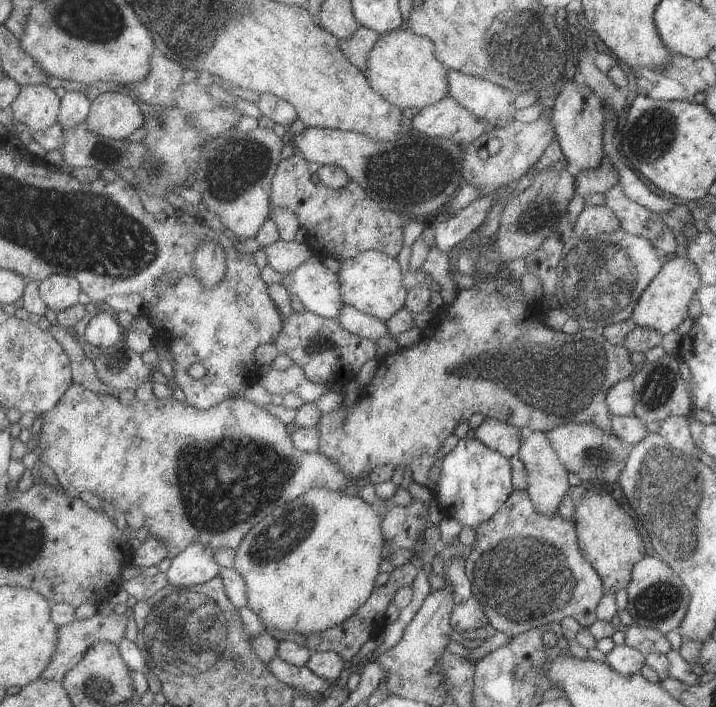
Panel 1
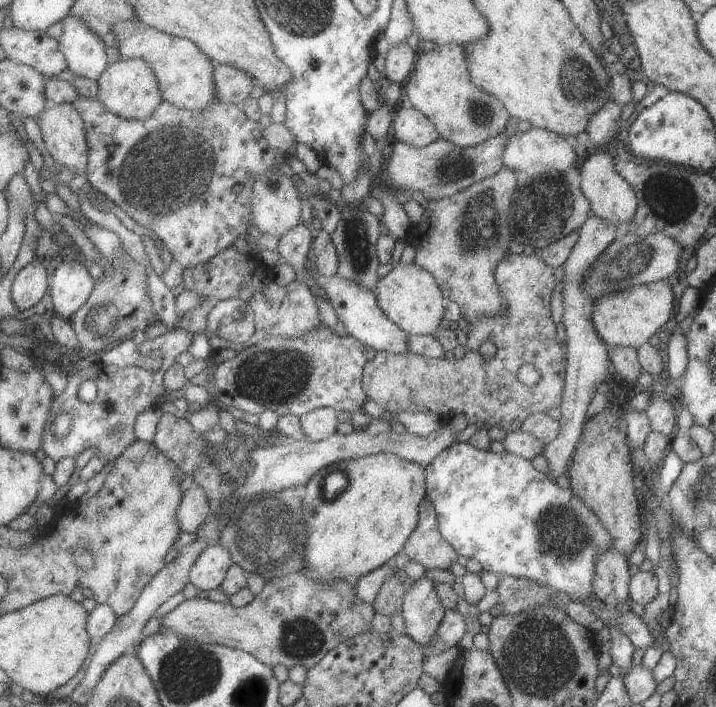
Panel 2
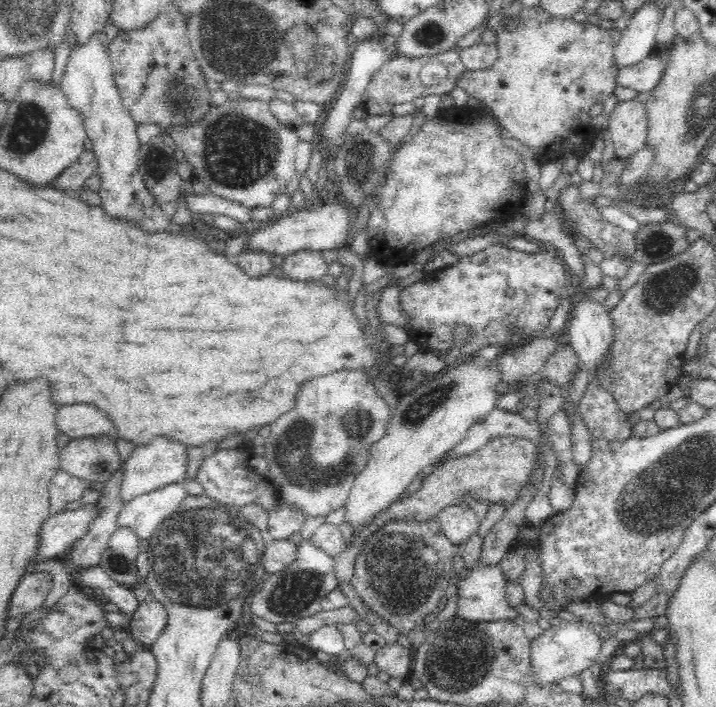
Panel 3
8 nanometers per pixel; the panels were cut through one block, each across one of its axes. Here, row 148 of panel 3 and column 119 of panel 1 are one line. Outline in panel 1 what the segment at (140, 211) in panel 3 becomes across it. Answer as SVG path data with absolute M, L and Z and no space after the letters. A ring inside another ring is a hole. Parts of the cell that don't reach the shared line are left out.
M103 92L92 99L89 108L86 127L108 139L125 139L144 122L138 103L127 93Z

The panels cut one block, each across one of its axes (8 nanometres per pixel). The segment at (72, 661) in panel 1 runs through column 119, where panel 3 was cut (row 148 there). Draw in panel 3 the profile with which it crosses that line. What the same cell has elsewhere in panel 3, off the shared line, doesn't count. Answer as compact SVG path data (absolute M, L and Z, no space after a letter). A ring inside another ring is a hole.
M637 98L618 103L607 120L607 136L611 138L617 158L634 154L647 142L648 119L645 105Z

